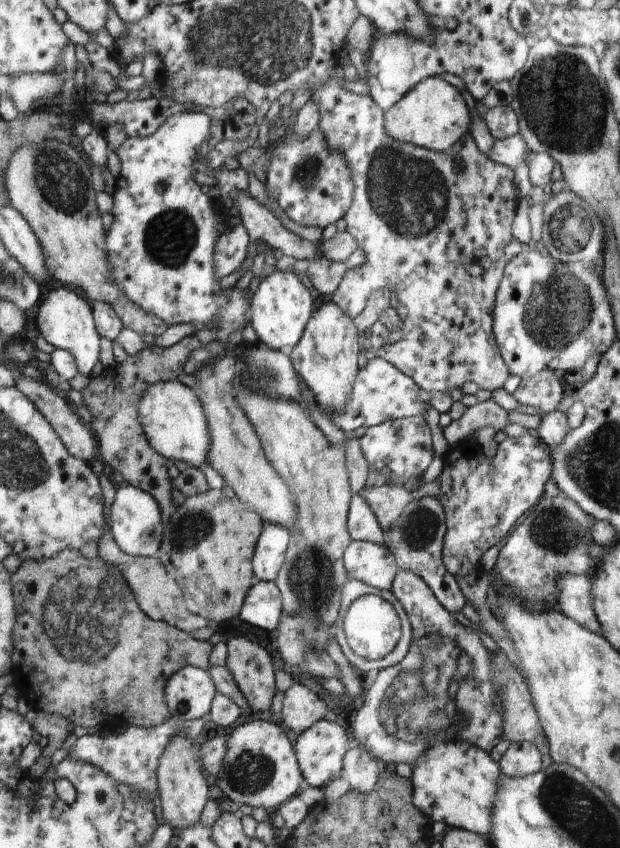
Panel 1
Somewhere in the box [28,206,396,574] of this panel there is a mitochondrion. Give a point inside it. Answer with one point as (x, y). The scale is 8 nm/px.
(190, 529)

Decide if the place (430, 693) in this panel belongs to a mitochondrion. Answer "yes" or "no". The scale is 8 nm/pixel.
yes

